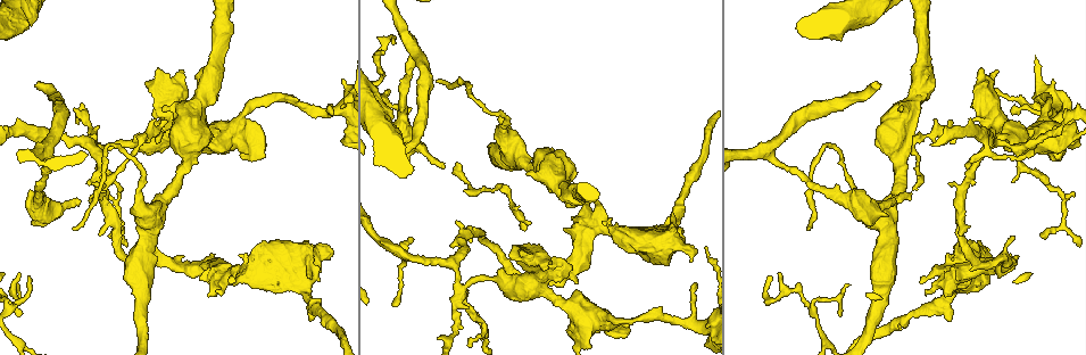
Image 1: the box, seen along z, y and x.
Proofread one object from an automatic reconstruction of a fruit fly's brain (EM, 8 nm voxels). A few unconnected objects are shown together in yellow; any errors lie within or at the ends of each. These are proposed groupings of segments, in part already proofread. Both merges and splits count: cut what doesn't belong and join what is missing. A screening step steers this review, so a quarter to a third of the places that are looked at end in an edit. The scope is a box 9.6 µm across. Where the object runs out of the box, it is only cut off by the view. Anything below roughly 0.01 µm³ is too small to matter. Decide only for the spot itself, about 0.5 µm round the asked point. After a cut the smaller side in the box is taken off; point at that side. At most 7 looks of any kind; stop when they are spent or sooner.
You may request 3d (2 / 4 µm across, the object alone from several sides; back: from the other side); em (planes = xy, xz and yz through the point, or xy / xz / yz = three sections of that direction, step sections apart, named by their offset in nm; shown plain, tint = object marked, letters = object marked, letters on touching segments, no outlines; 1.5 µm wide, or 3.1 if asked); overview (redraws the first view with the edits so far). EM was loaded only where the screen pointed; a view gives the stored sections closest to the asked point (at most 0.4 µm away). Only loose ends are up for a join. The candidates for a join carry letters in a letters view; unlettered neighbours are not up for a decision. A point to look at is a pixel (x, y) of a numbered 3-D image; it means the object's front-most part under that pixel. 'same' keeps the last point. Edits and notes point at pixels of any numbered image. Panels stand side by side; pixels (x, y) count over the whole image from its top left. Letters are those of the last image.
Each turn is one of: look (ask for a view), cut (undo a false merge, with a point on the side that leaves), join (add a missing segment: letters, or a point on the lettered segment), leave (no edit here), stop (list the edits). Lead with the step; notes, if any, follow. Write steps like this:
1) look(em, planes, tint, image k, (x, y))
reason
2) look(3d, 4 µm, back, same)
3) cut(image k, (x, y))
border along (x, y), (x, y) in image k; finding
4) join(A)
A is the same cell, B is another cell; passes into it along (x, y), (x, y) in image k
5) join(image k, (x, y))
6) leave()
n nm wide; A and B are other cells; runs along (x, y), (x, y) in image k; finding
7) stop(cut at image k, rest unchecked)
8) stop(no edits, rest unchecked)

look(3d, 2 µm, image 1, (1031, 149))
thin end

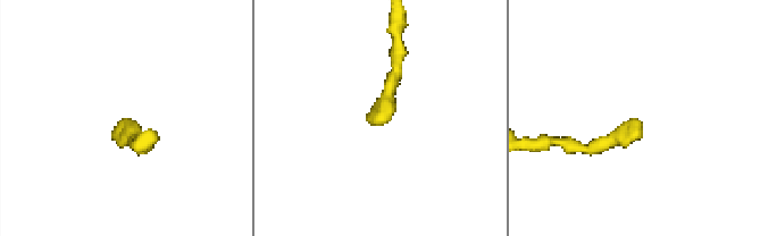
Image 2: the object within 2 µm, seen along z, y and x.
look(em, planes, letters, image 2, (118, 124))

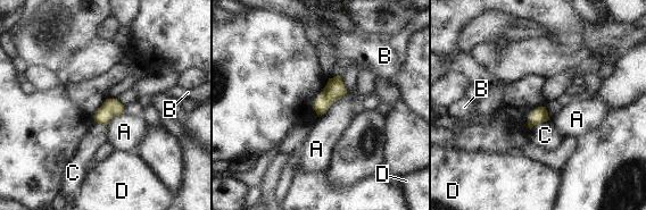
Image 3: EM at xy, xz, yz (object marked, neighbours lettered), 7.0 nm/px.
leave()
110 nm wide; A touches over 260 nm; A, B, C and D are other cells; no lettered segment goes on from it

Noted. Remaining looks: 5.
look(em, yz, step 8, letters, image 1, (36, 87))
an open end

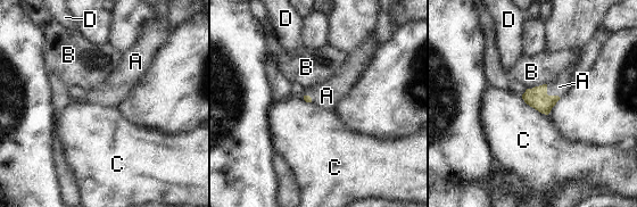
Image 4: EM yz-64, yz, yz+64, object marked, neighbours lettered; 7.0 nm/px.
look(em, planes, letters, same)

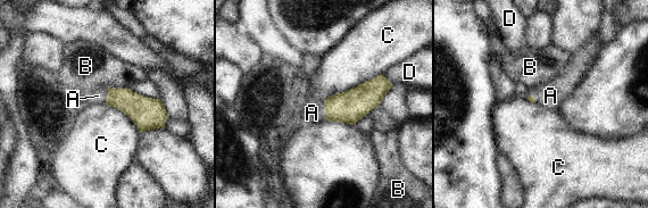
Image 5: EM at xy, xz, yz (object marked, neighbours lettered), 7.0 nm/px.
join(A)
A is the same cell, B, C and D are other cells; passes into it along (349, 107), (325, 111), (312, 113) in image 5; the cell continues

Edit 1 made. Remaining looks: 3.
look(overview)
see it whole again

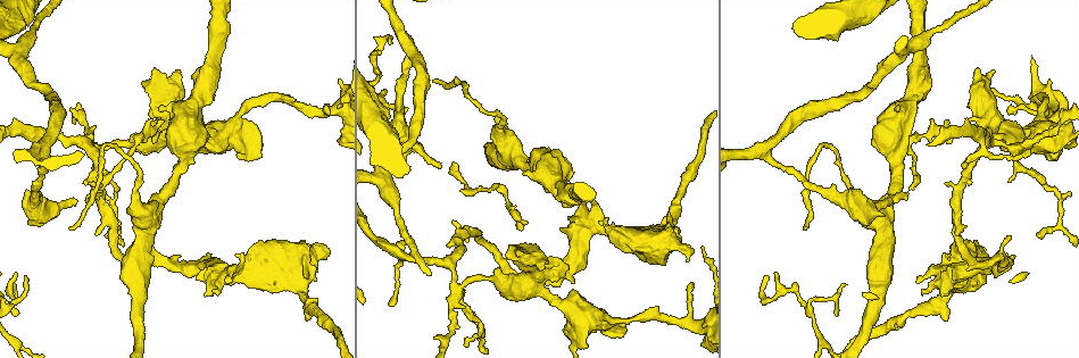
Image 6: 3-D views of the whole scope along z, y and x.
look(3d, 4 µm, image 6, (434, 81))
end of a long branch

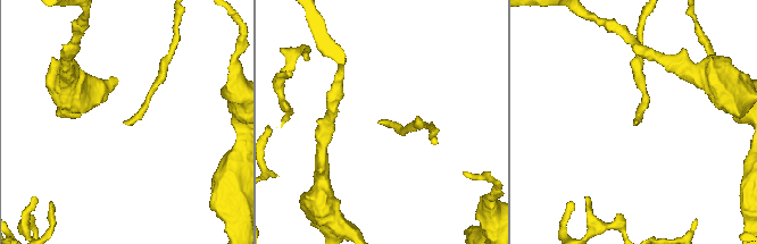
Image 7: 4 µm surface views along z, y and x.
look(em, planes, letters, image 7, (379, 120))
shape alone is not enough

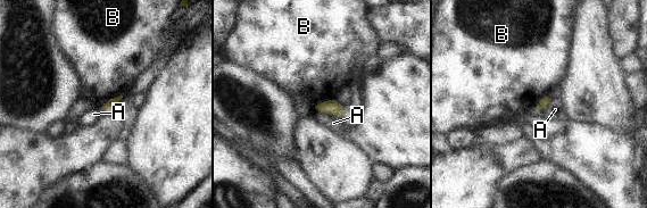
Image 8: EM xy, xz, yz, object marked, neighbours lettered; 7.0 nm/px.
leave()
A and B are other cells; border along (122, 94), (110, 98), (101, 106) in image 8; no lettered segment goes on from it

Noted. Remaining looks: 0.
stop(join at image 5, rest unchecked)

